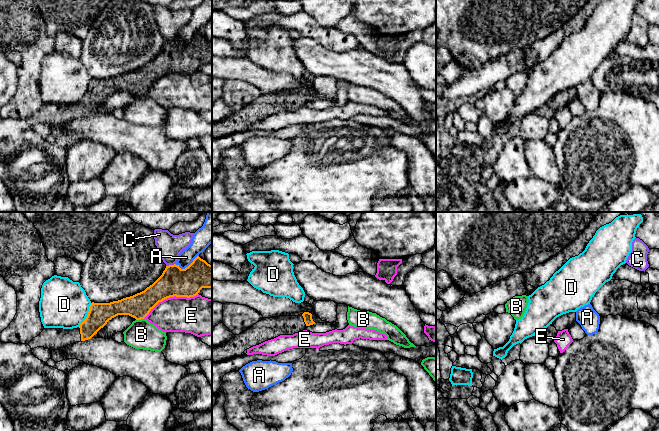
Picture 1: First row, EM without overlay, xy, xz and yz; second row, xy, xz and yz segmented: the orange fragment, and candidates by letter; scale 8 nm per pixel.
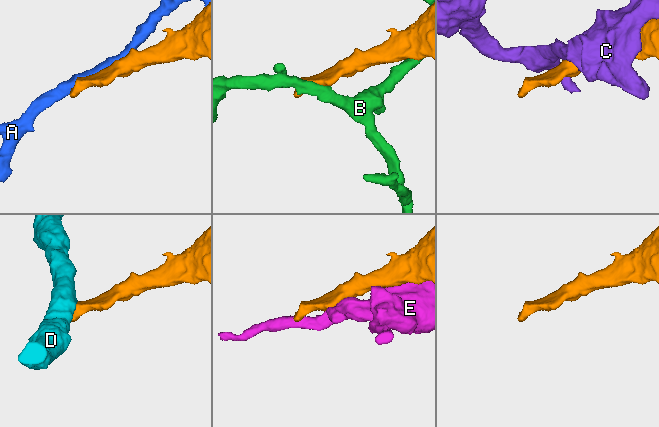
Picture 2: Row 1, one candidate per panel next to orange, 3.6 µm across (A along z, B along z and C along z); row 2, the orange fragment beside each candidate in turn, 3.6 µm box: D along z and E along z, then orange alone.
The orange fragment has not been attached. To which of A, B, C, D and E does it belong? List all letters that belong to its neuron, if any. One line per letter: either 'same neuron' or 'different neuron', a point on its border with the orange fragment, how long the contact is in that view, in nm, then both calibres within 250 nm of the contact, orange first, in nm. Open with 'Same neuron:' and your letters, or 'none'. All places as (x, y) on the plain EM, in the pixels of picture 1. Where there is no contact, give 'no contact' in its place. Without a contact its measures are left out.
Same neuron: none
A: different neuron; meets orange in xy at (186, 43); contact 200 nm long; 240 nm thick on the orange side, 150 nm on the other
B: different neuron; meets orange in xy at (139, 95); contact 70 nm long; 200 nm thick on the orange side, 240 nm on the other
C: different neuron; meets orange in xy at (170, 41); contact 80 nm long; 240 nm thick on the orange side, 200 nm on the other
D: different neuron; meets orange in xy at (87, 91); contact 220 nm long; 180 nm thick on the orange side, 380 nm on the other
E: different neuron; meets orange in xy at (170, 72); contact 480 nm long; 240 nm thick on the orange side, 300 nm on the other

